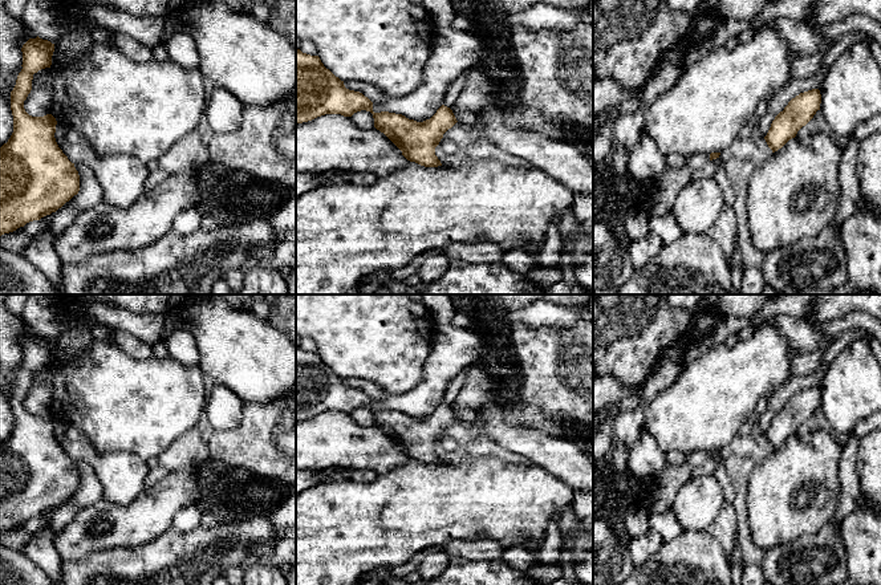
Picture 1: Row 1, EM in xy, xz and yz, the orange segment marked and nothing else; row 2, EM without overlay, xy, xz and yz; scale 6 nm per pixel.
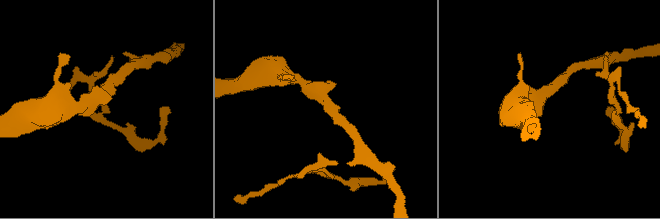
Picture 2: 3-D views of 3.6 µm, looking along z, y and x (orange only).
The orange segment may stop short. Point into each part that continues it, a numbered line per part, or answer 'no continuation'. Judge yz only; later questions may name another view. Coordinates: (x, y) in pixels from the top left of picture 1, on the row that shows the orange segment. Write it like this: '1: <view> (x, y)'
no continuation

